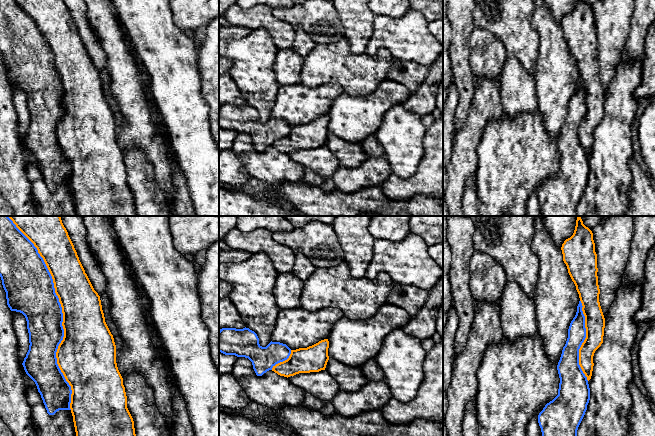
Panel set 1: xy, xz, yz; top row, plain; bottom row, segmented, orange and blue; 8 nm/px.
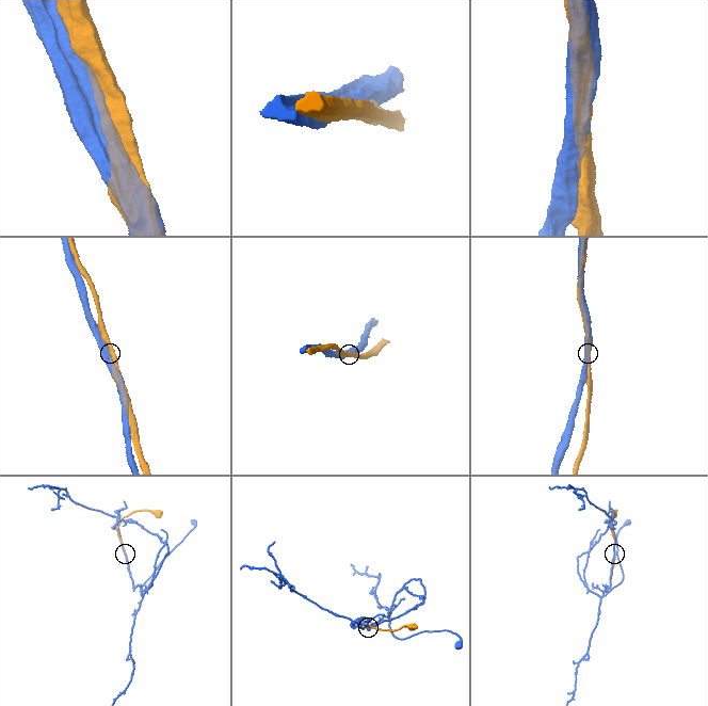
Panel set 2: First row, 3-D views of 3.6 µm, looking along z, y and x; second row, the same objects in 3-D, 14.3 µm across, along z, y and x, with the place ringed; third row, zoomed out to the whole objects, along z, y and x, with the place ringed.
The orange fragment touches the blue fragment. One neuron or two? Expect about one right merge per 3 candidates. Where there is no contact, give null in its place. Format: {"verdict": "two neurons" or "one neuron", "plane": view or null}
{"verdict": "two neurons", "plane": "xy"}

